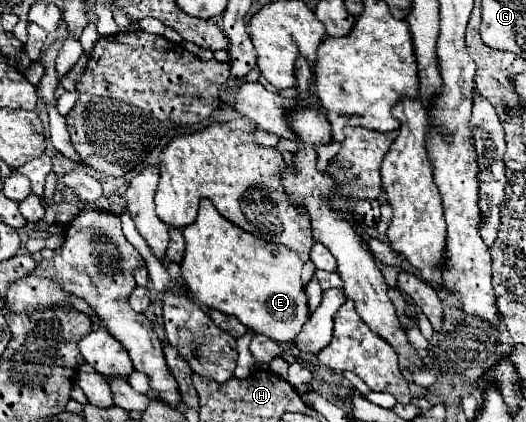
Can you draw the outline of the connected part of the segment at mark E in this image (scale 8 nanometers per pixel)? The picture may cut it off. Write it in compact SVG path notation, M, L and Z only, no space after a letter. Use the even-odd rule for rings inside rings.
M210 200L200 202L198 218L192 226L184 228L184 238L186 238L186 254L180 264L180 270L190 292L200 304L220 310L222 314L236 316L248 330L264 334L278 344L292 342L298 336L304 322L310 318L310 310L304 292L304 282L300 278L304 262L298 258L298 254L294 254L294 250L282 244L270 244L262 238L244 232L242 228L222 218Z

